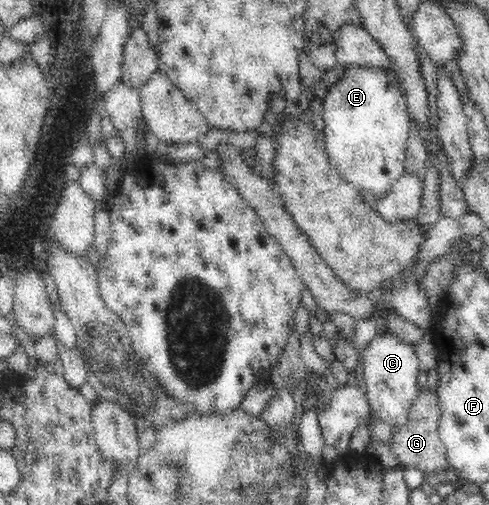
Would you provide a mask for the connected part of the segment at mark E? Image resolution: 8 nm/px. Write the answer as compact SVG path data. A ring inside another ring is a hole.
M346 67L339 82L332 85L322 101L323 121L325 122L325 145L327 155L337 165L339 172L355 188L373 192L377 200L385 196L391 185L404 175L405 152L408 139L410 115L405 96L399 82L391 74L369 68L353 69Z

